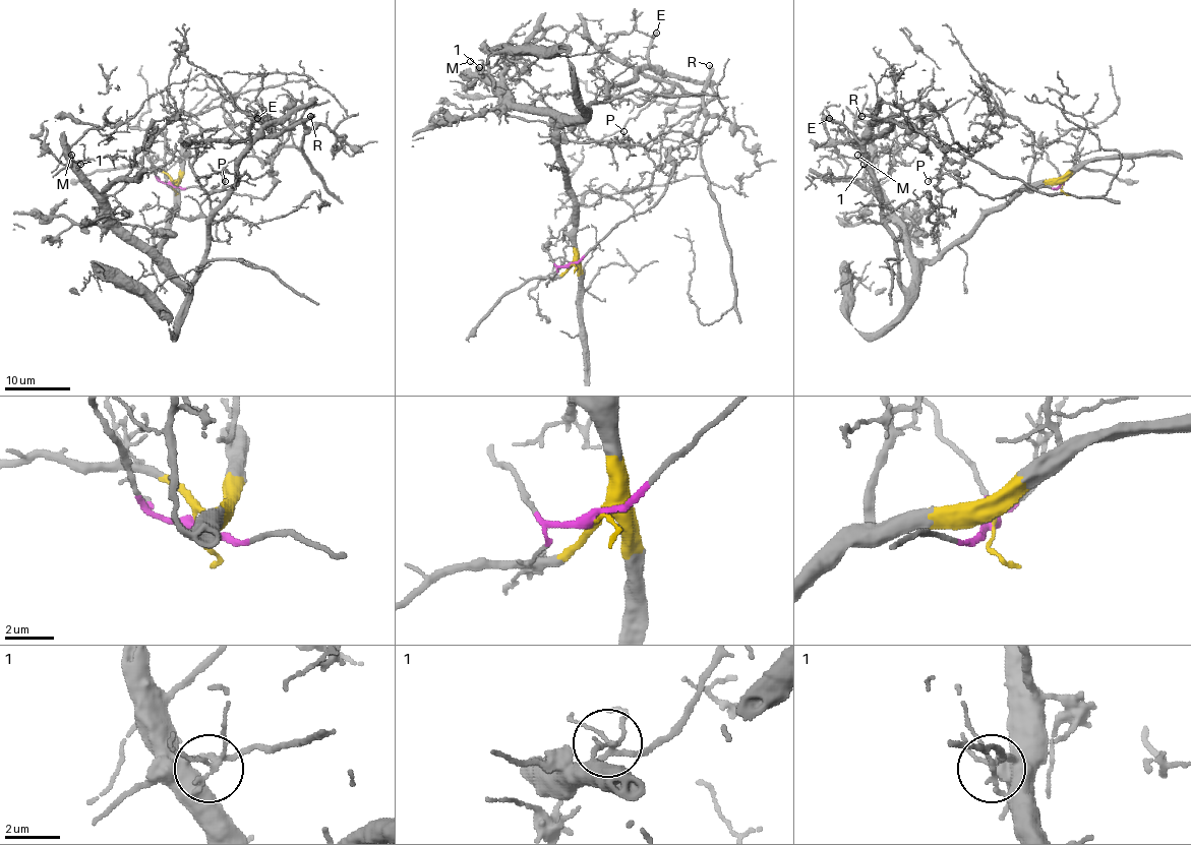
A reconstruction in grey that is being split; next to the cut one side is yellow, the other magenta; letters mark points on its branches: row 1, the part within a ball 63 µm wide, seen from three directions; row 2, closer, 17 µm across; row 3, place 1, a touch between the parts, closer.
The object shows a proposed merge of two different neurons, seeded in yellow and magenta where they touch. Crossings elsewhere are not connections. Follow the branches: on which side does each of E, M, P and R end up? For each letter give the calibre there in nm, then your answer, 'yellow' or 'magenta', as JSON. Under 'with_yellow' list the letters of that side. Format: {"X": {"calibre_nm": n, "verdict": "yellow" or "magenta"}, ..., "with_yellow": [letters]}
{"E": {"calibre_nm": 360, "verdict": "yellow"}, "M": {"calibre_nm": 80, "verdict": "yellow"}, "P": {"calibre_nm": 140, "verdict": "yellow"}, "R": {"calibre_nm": 320, "verdict": "magenta"}, "with_yellow": ["E", "M", "P"]}

